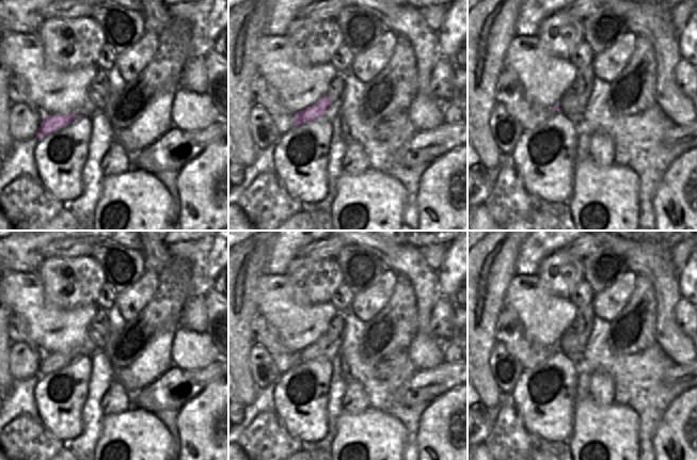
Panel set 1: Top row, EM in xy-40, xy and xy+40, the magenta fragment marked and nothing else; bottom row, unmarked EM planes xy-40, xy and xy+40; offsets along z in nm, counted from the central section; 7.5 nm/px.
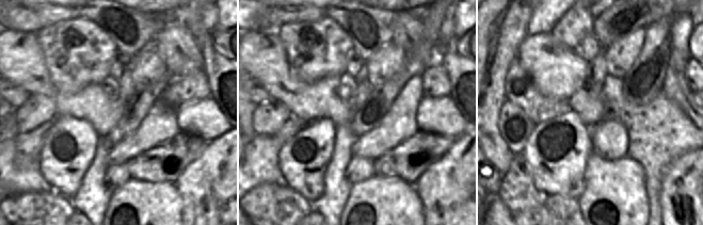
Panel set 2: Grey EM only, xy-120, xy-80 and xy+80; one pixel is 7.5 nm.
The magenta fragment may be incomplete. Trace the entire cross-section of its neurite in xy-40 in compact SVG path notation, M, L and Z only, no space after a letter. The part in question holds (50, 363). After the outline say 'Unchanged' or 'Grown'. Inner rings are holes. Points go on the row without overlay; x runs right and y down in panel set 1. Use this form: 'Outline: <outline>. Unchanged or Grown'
Outline: M47 354L38 366L38 372L34 378L42 378L52 371L57 371L70 363L78 356L84 356L83 354Z. Unchanged.

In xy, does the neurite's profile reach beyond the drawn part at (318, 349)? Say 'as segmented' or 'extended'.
as segmented

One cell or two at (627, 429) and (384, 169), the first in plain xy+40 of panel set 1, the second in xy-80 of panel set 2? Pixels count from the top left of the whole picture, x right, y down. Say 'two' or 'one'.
two

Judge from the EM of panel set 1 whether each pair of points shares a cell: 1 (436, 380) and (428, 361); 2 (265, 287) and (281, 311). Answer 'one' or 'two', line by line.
1: two
2: one

